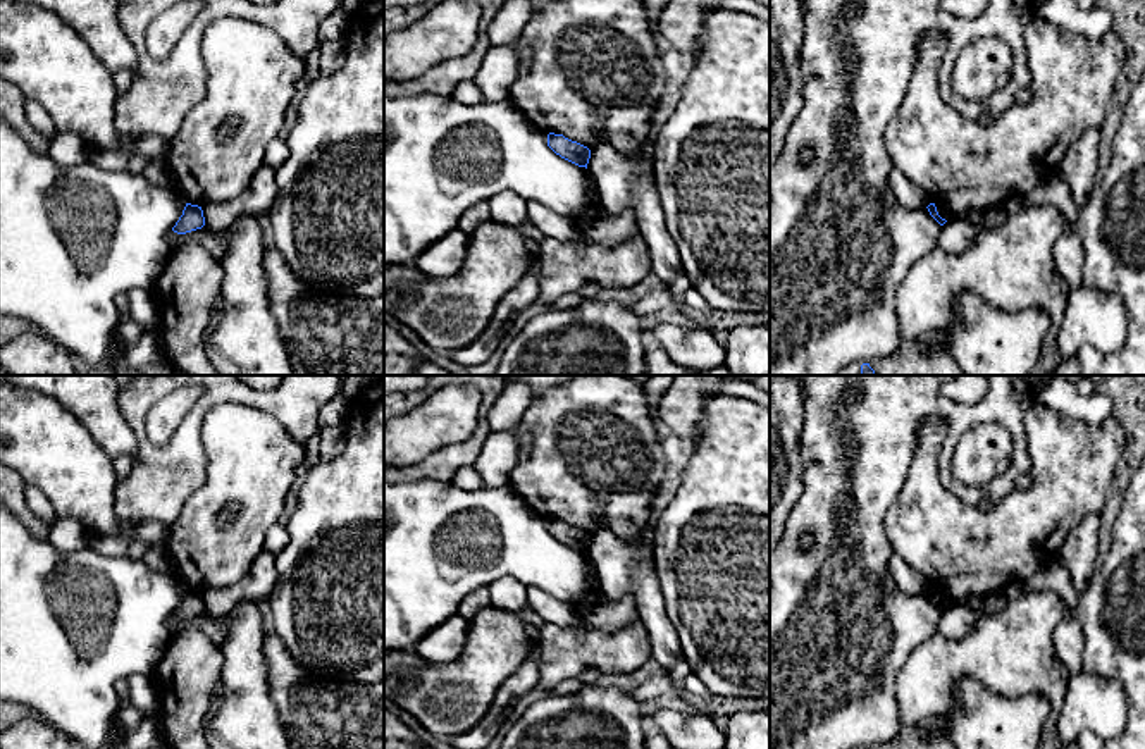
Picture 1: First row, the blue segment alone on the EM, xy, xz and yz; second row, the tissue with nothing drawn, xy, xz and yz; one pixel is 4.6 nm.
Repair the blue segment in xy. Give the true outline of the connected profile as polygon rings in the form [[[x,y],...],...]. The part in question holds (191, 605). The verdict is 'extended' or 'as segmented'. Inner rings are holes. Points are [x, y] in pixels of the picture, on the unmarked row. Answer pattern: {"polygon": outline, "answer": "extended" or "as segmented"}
{"polygon": [[[186,589],[183,601],[172,613],[177,620],[186,620],[196,615],[201,615],[205,611],[203,596],[198,591]]], "answer": "as segmented"}

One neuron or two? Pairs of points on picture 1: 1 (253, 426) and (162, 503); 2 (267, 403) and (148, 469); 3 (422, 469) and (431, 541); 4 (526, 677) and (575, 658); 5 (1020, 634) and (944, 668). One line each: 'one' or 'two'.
1: two
2: one
3: two
4: two
5: one

